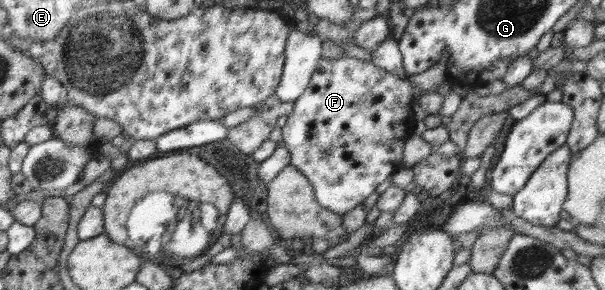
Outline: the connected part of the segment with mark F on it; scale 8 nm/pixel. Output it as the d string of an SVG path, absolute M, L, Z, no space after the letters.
M322 57L318 61L304 93L292 102L292 113L287 115L287 122L282 128L282 143L290 152L289 164L310 180L316 202L344 216L403 167L404 146L416 122L412 112L415 96L417 92L410 81L371 62L356 57L342 57L334 61Z

